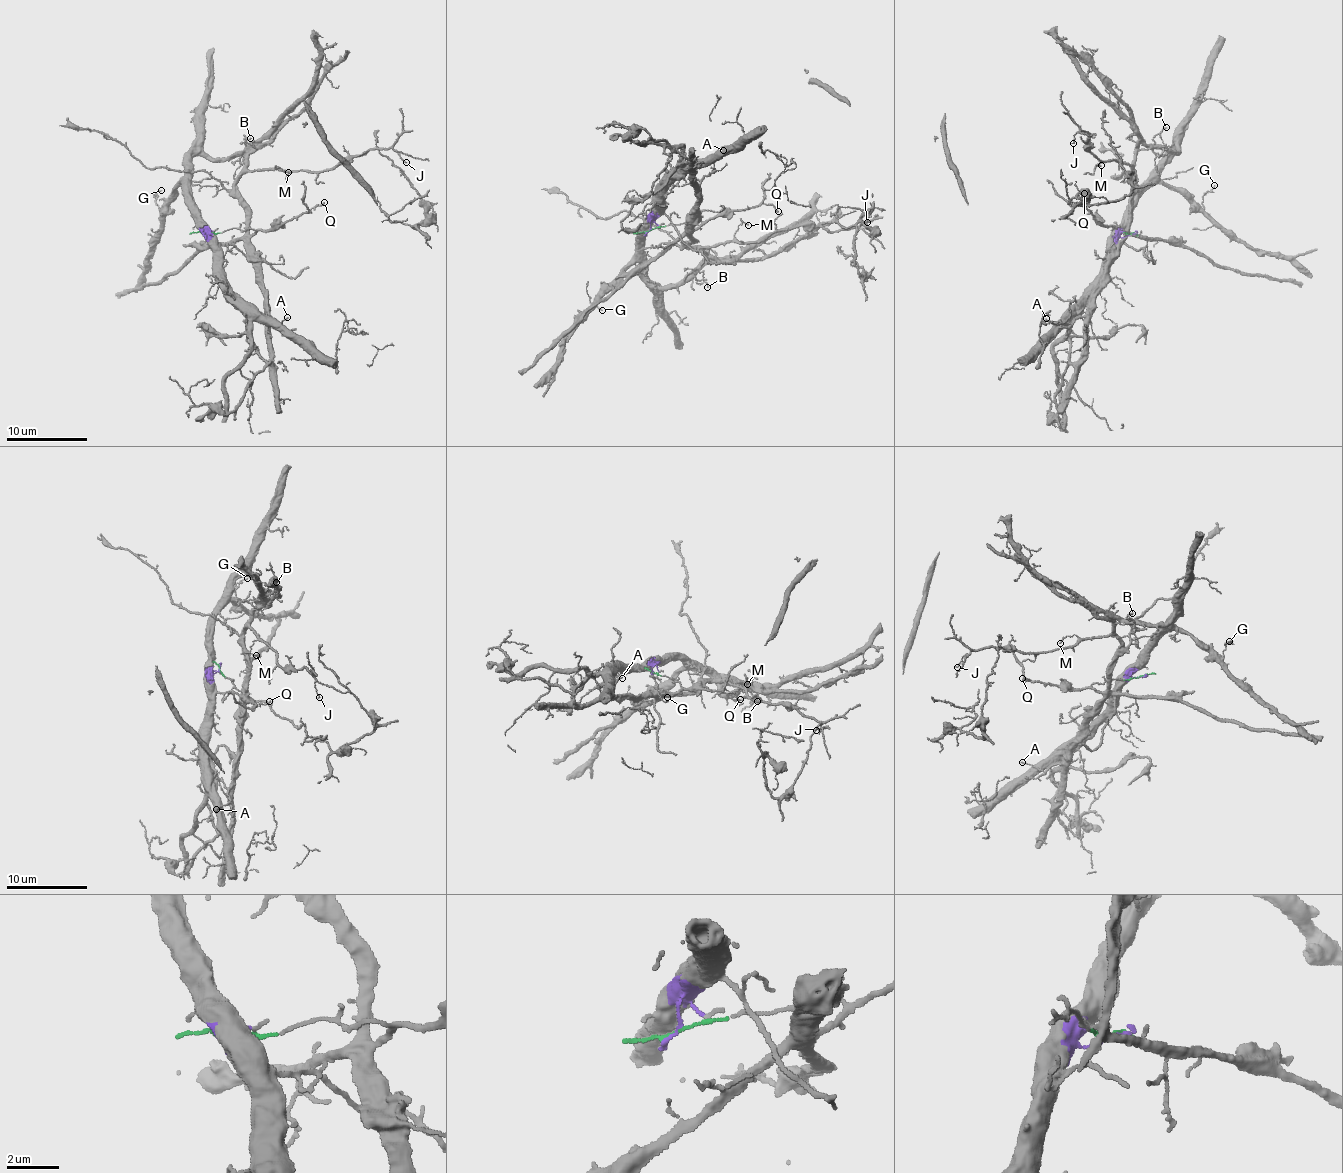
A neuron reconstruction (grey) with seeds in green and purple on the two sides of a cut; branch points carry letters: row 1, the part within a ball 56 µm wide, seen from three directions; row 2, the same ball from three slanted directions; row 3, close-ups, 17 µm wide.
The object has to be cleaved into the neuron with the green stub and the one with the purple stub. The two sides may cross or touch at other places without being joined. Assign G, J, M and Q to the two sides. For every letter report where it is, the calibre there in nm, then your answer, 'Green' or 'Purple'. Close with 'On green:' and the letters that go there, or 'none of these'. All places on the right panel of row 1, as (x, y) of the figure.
G: Place: (1214, 185). Thickness 90 nm. Purple
J: Place: (1073, 143). Thickness 110 nm. Green
M: Place: (1101, 165). Thickness 70 nm. Green
Q: Place: (1084, 193). Thickness 140 nm. Green
On green: J, M, Q

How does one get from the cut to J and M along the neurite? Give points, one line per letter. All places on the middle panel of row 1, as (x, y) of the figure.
J: (647, 231), (695, 219), (701, 223), (688, 244), (703, 248), (764, 242), (800, 225), (839, 231), (867, 222)
M: (647, 231), (695, 219), (701, 223), (688, 244), (696, 245), (729, 243), (740, 224), (747, 225)

